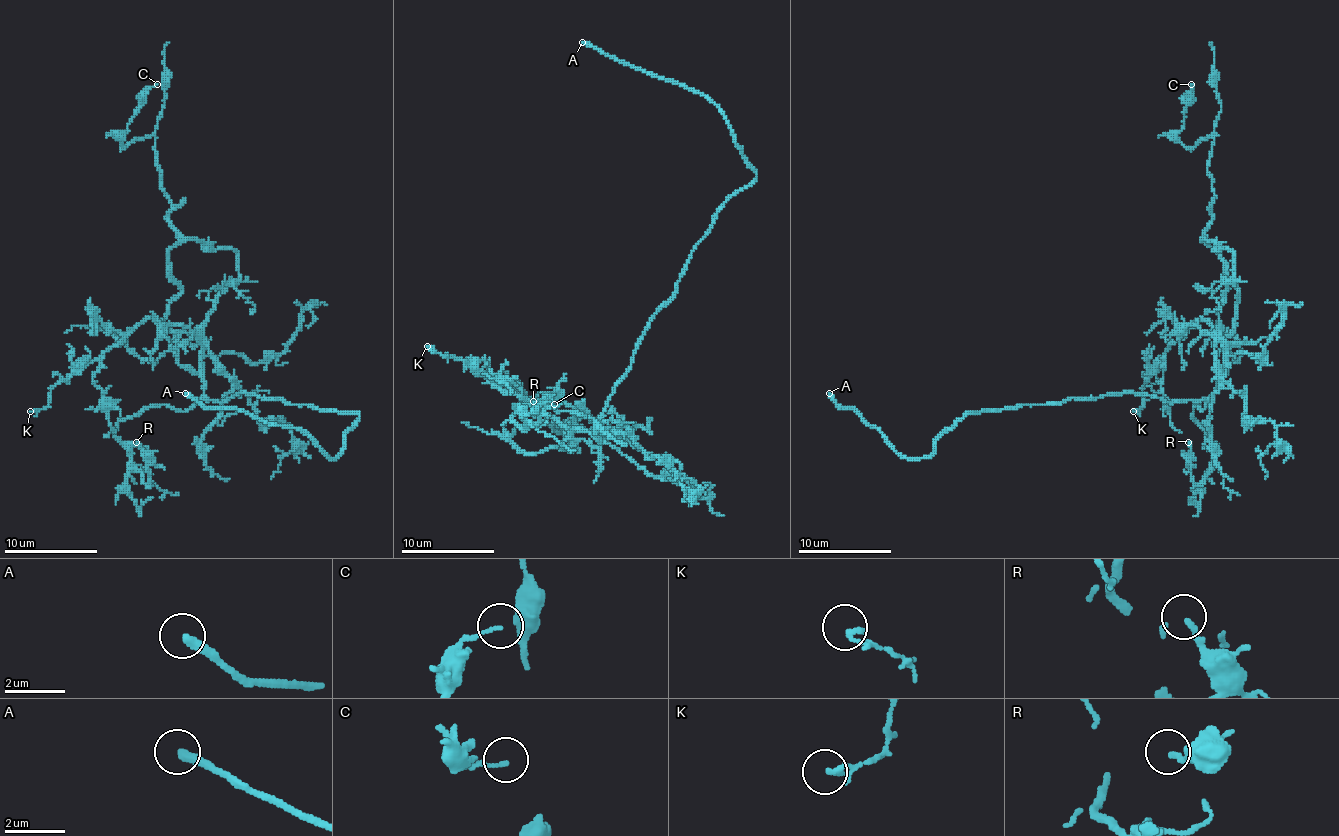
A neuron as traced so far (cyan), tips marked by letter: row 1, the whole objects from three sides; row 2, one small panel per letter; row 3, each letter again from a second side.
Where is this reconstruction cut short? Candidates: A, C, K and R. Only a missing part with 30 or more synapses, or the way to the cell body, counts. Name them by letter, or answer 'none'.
A

